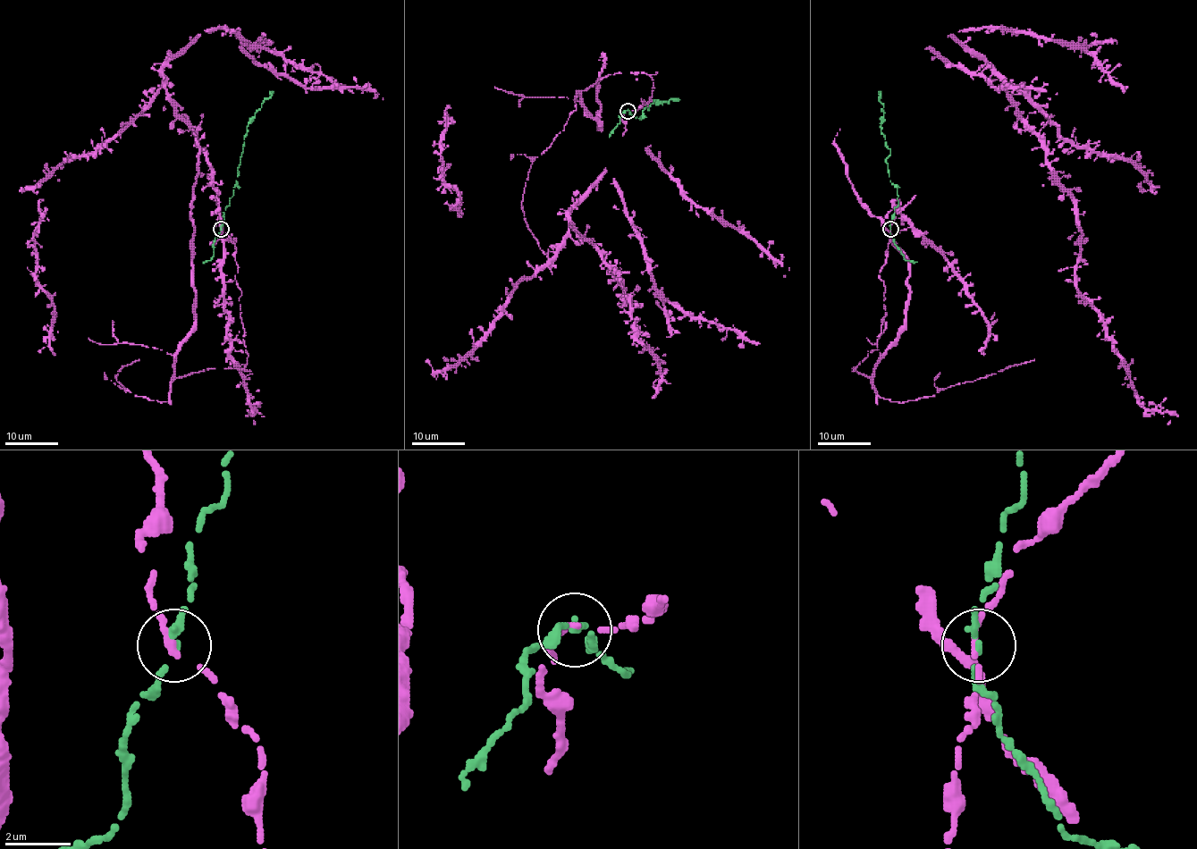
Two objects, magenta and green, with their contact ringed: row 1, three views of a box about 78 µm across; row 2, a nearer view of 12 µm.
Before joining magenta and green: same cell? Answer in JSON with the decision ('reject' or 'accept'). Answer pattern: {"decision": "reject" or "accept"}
{"decision": "reject"}

